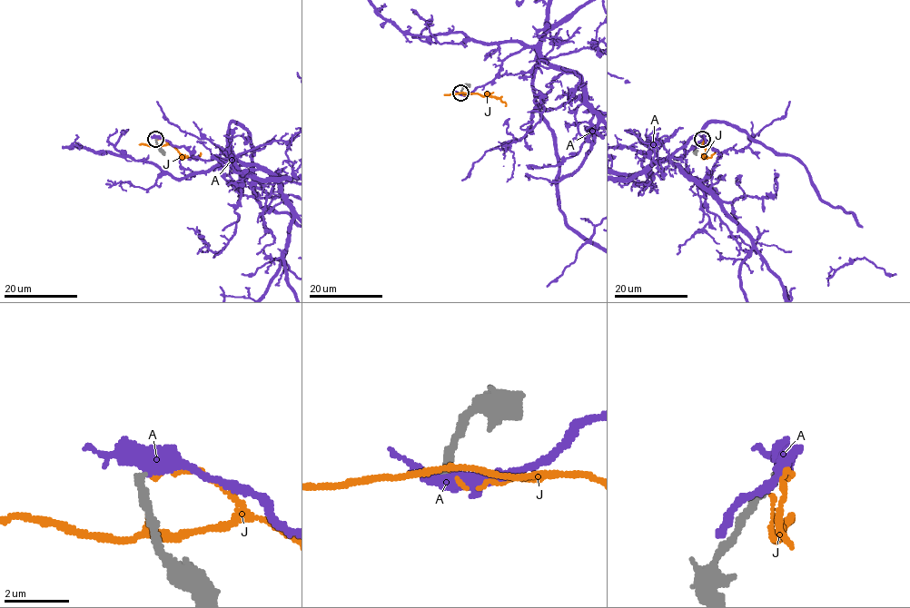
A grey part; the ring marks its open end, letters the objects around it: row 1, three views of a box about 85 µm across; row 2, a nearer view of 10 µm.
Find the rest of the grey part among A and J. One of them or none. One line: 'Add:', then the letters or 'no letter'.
Add: no letter

